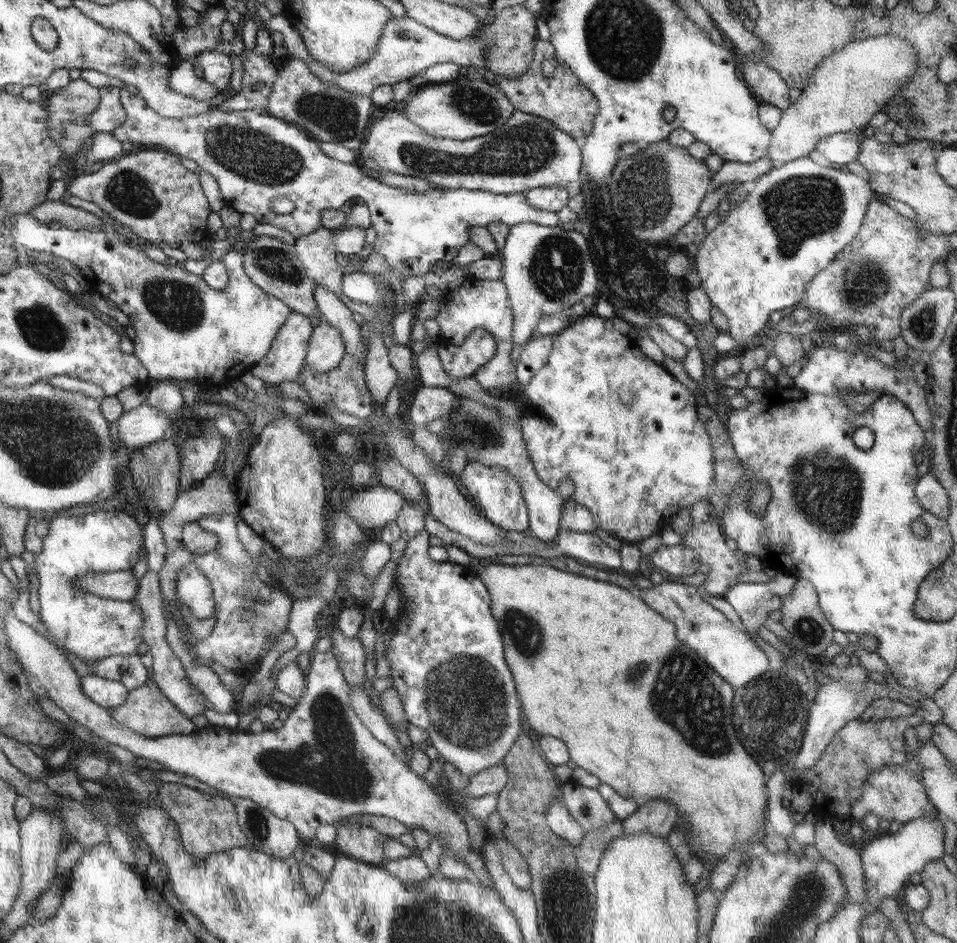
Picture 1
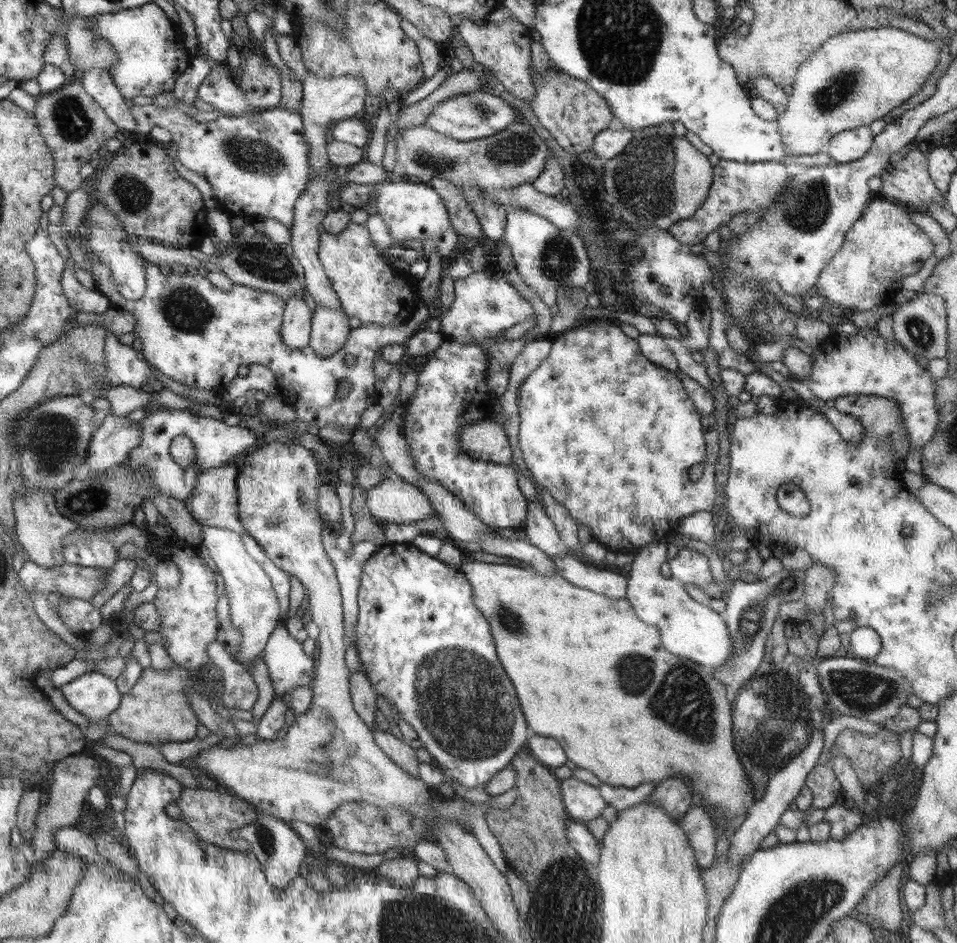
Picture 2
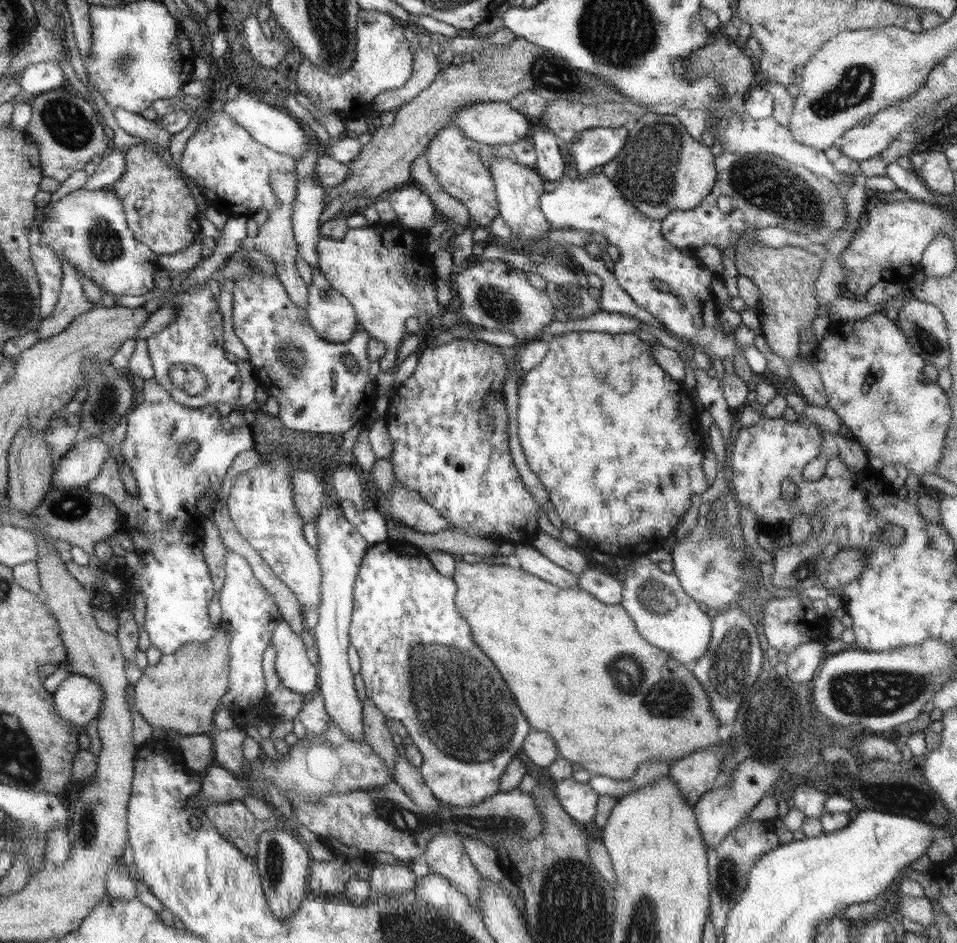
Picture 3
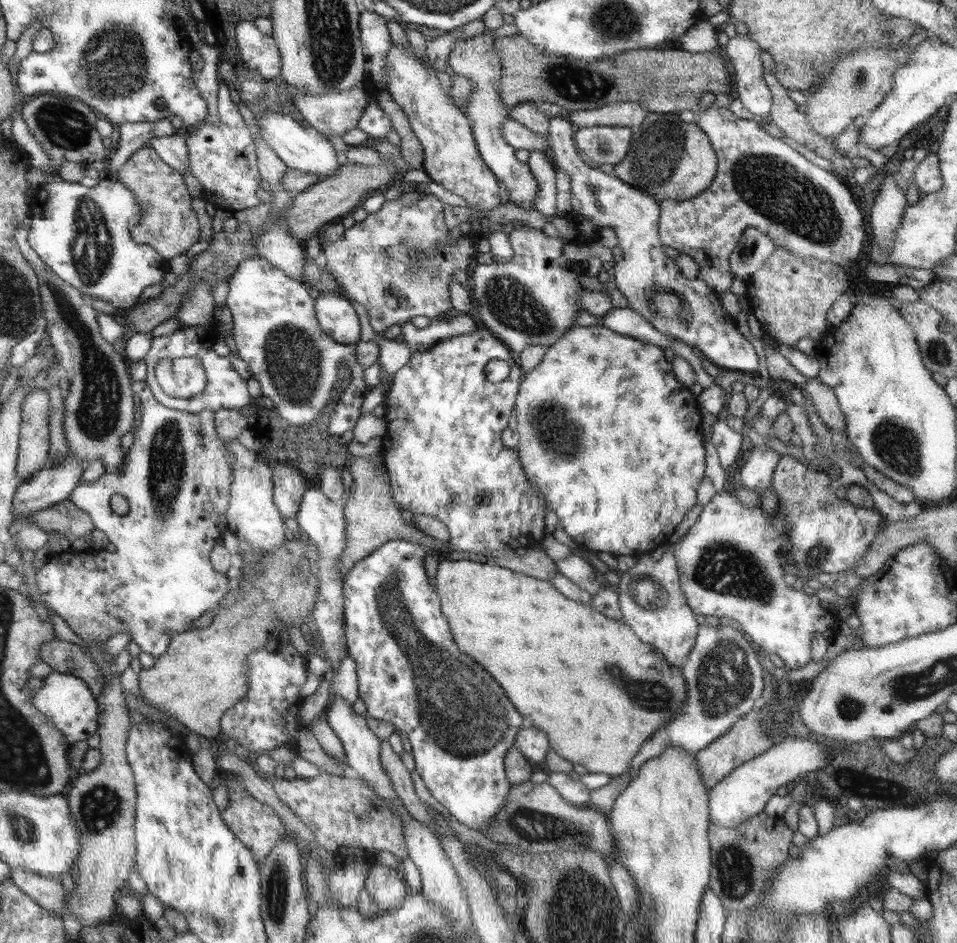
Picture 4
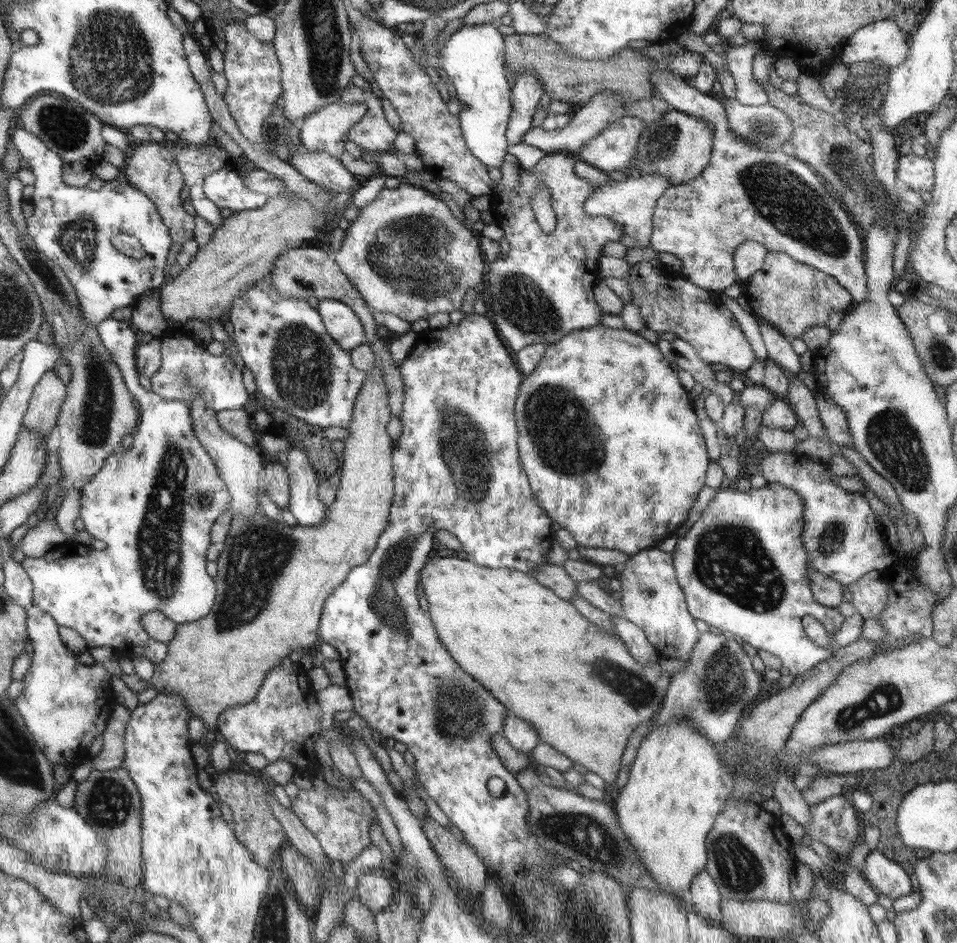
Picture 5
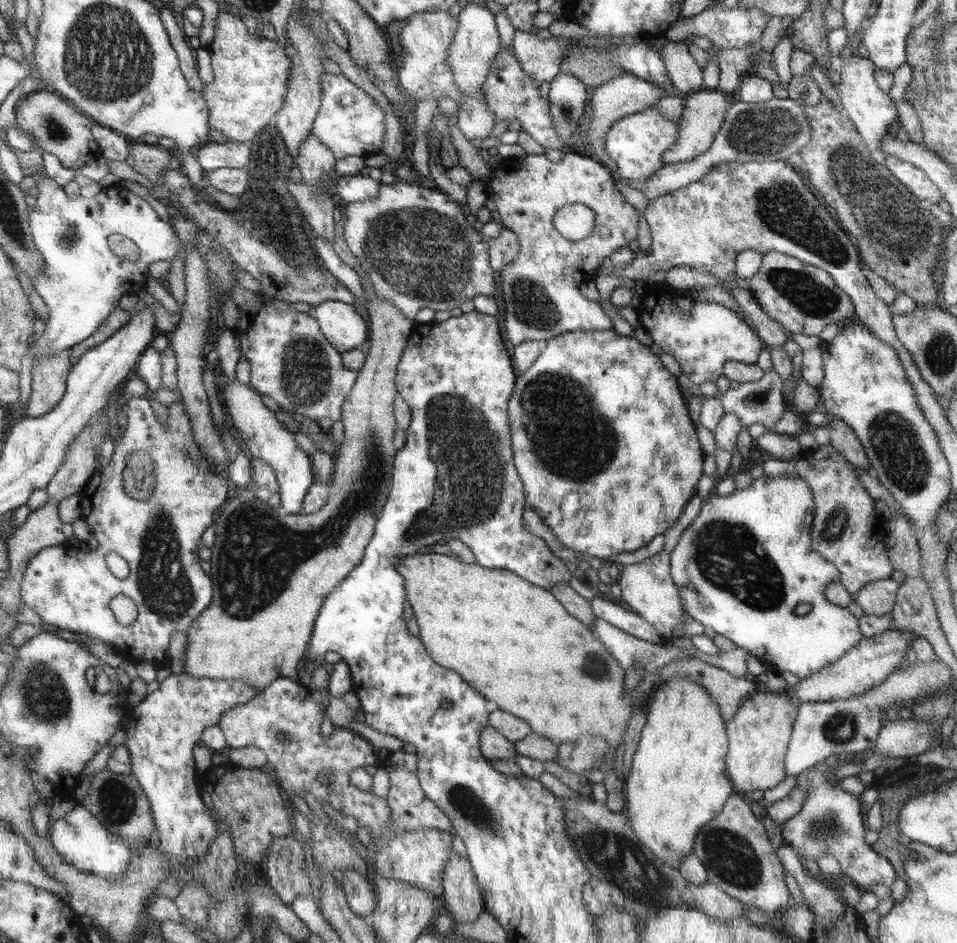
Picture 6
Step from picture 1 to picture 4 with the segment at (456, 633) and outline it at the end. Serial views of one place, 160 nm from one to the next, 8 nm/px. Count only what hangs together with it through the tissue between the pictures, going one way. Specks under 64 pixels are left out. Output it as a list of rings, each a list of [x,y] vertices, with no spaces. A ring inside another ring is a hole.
[[[390,541],[377,548],[366,558],[359,560],[351,569],[348,575],[343,578],[343,596],[345,613],[345,637],[347,639],[349,656],[356,663],[356,674],[358,675],[358,695],[366,705],[366,716],[377,720],[384,720],[394,726],[397,732],[404,732],[408,736],[408,742],[412,745],[412,756],[414,756],[415,766],[413,774],[419,777],[430,795],[458,822],[474,828],[480,832],[487,830],[487,824],[495,818],[497,812],[501,812],[506,797],[510,796],[510,790],[513,785],[510,784],[505,772],[505,754],[510,747],[514,746],[515,736],[518,730],[522,730],[525,718],[518,714],[518,710],[508,702],[504,690],[498,686],[498,682],[480,667],[476,661],[462,653],[458,649],[457,642],[454,641],[452,629],[449,627],[449,621],[446,620],[444,613],[441,612],[441,597],[437,595],[437,590],[430,590],[430,582],[424,569],[424,558],[426,554],[432,552],[426,545],[418,543],[401,541]]]

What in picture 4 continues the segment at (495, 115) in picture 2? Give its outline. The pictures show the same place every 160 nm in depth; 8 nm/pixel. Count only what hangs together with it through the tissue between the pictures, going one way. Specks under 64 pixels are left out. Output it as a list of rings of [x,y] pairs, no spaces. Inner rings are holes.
[[[507,116],[505,122],[501,124],[501,133],[516,150],[542,151],[549,146],[550,149],[552,147],[549,136],[543,137],[510,116]]]

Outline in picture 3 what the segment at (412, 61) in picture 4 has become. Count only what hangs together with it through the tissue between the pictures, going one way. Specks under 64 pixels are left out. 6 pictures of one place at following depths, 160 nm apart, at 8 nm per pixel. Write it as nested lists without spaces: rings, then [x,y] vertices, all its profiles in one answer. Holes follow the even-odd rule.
[[[449,123],[446,128],[437,132],[425,150],[430,171],[436,176],[436,181],[442,184],[444,191],[450,197],[464,204],[470,213],[470,218],[484,228],[490,226],[493,218],[499,216],[495,184],[481,157],[481,152],[485,152],[488,148],[491,146],[467,137],[458,125]]]

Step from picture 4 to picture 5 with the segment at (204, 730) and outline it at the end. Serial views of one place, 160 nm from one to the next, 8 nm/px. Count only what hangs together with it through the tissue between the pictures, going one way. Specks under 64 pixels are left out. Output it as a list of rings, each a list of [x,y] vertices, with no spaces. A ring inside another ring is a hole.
[[[372,367],[368,370],[368,378],[361,386],[361,390],[357,392],[357,399],[355,400],[355,407],[353,410],[353,420],[347,426],[347,437],[344,439],[344,452],[341,455],[340,461],[340,483],[337,488],[334,502],[328,506],[325,519],[316,526],[282,526],[282,522],[276,522],[276,519],[264,518],[264,514],[253,514],[250,518],[242,518],[242,516],[234,516],[231,520],[228,535],[222,544],[222,552],[218,556],[218,592],[216,602],[214,603],[213,610],[210,611],[208,616],[204,619],[192,621],[189,623],[178,624],[176,635],[171,642],[168,642],[169,653],[166,659],[162,660],[161,664],[155,666],[154,675],[146,682],[146,690],[153,687],[157,694],[176,695],[182,697],[186,704],[186,708],[190,710],[193,717],[204,720],[206,724],[207,736],[206,739],[212,740],[214,738],[220,739],[220,730],[218,730],[218,722],[221,718],[222,712],[232,707],[249,704],[252,700],[256,699],[258,692],[261,691],[262,684],[265,683],[266,676],[274,667],[280,665],[280,661],[286,660],[292,651],[310,651],[314,652],[317,648],[318,634],[316,630],[320,628],[320,620],[326,599],[341,586],[342,583],[349,576],[349,572],[357,566],[366,563],[369,556],[373,554],[373,550],[377,547],[378,539],[381,532],[385,530],[385,526],[389,522],[389,510],[392,507],[392,494],[394,492],[394,464],[393,464],[393,448],[394,442],[390,438],[387,431],[387,424],[392,418],[392,411],[390,410],[390,396],[387,389],[387,382],[385,380],[385,372],[380,367]]]

